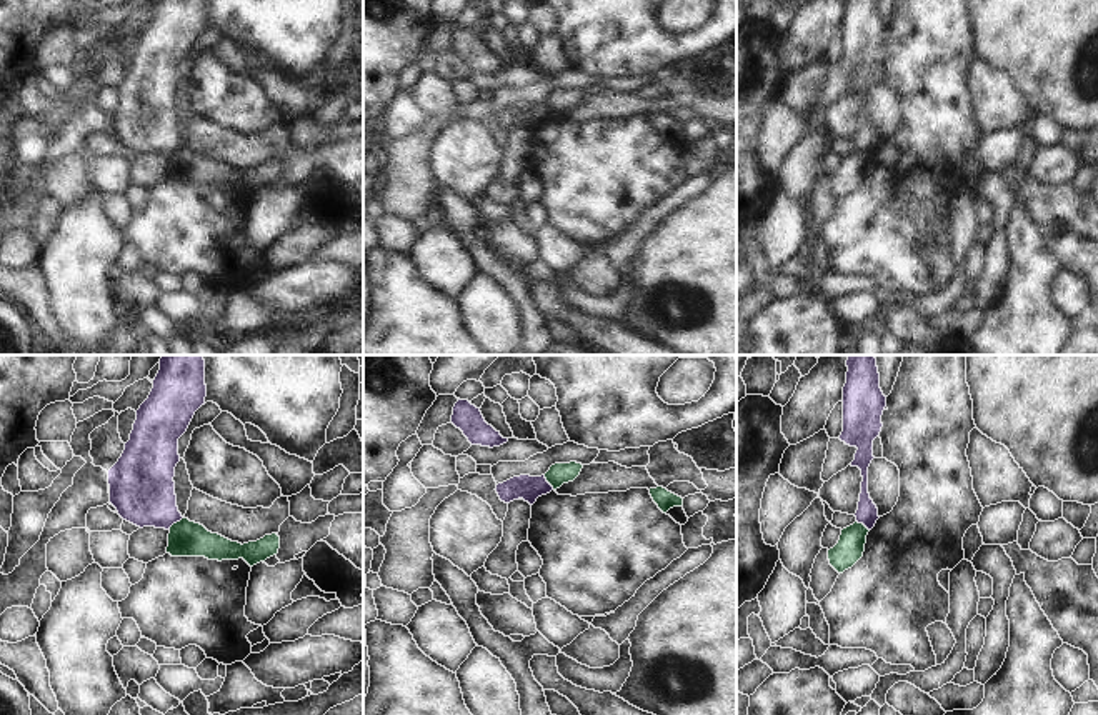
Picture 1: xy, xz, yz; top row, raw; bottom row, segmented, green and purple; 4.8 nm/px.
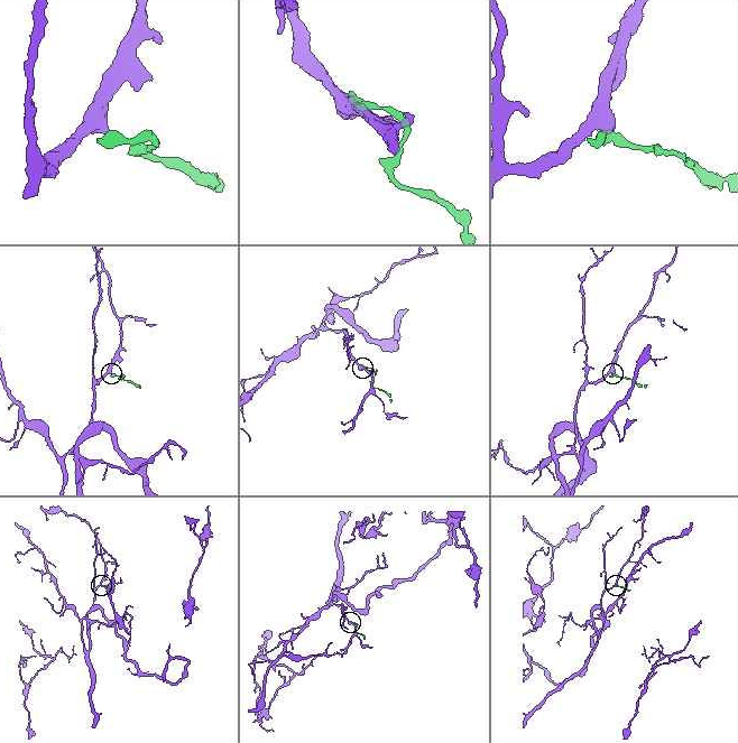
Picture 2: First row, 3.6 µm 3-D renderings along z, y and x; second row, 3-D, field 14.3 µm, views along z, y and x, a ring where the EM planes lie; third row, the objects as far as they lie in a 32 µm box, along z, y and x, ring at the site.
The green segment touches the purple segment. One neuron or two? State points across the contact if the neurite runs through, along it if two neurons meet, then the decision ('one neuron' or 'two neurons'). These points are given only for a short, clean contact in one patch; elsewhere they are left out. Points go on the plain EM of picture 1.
along xy (184, 144), (169, 155) | two neurons

